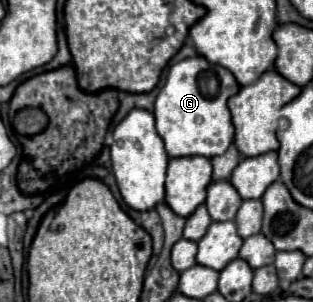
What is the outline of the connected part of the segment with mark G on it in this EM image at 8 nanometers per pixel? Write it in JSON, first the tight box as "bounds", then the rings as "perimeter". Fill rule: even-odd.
{"bounds":[154,55,238,159],"perimeter":[[[200,55],[182,59],[180,63],[172,65],[166,73],[166,83],[160,89],[154,105],[156,131],[166,143],[168,155],[204,155],[208,159],[222,155],[234,139],[228,97],[238,93],[238,89],[238,81],[226,67],[210,63]]]}

